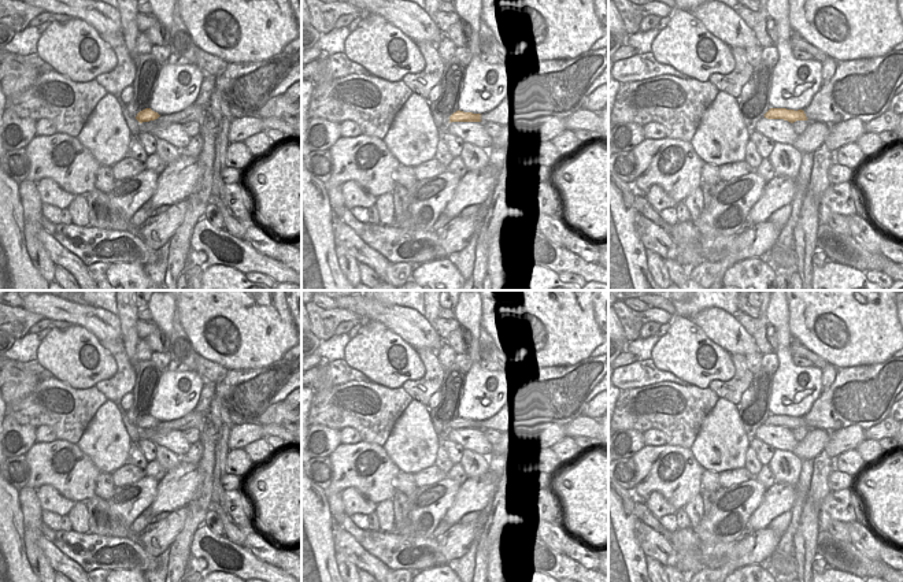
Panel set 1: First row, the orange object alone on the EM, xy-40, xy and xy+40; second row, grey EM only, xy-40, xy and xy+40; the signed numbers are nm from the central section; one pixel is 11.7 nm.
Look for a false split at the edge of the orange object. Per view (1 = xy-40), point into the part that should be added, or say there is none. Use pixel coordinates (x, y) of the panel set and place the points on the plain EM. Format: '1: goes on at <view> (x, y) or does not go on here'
1: does not go on here

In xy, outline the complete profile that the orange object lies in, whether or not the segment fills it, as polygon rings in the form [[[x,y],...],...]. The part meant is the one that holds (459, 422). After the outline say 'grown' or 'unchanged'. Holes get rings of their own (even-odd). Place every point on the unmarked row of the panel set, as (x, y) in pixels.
[[[456,418],[449,423],[451,429],[481,429],[481,420]]] | unchanged

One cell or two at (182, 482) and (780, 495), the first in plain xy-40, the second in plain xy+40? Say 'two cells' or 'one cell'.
one cell

